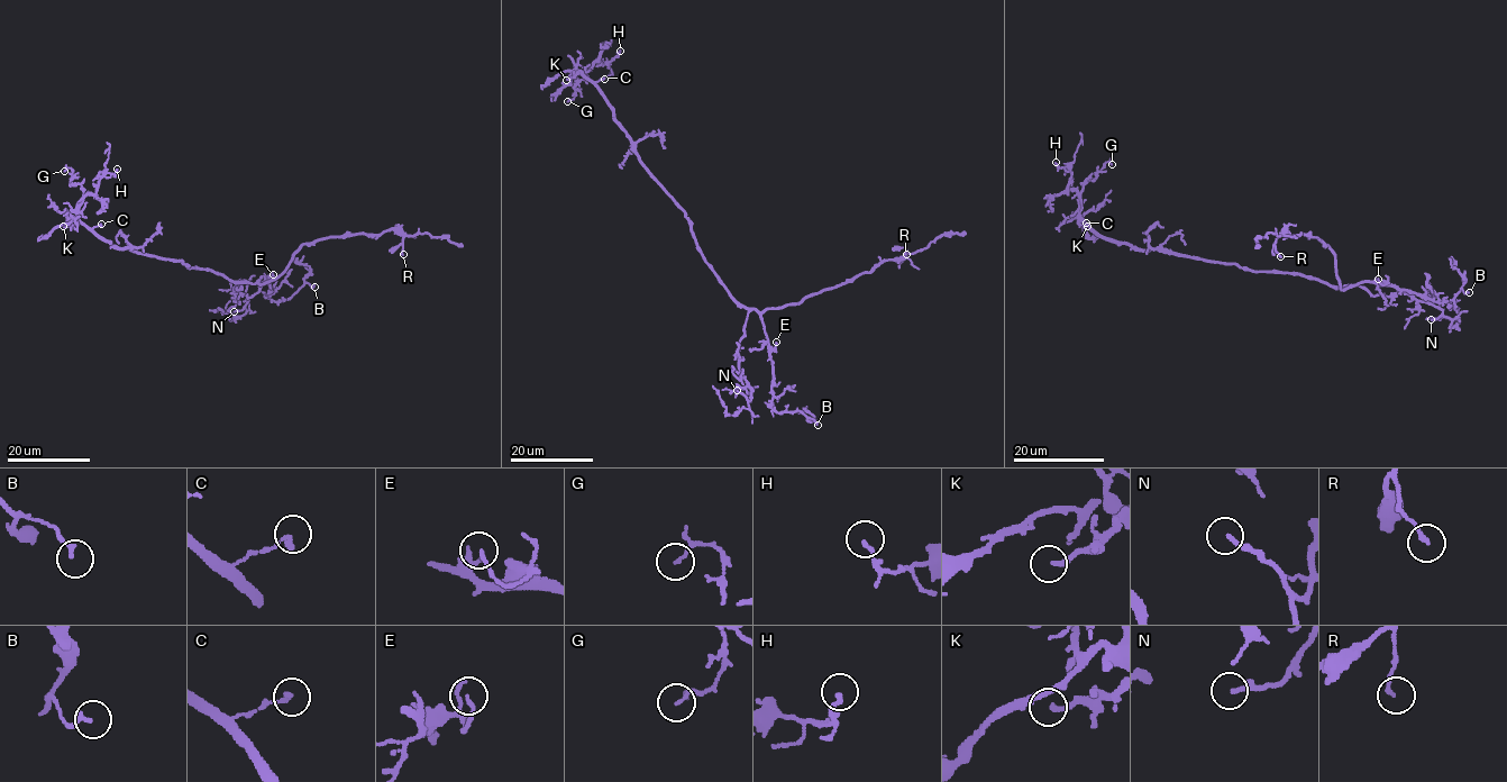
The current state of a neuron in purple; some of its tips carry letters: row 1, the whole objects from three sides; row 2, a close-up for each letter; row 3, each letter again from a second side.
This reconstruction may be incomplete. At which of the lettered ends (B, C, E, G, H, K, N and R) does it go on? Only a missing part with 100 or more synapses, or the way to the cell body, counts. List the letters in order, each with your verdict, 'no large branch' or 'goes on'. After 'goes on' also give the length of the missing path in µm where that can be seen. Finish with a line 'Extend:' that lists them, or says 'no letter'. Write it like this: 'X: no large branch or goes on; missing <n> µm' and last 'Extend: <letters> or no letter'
B: no large branch
C: no large branch
E: no large branch
G: no large branch
H: no large branch
K: no large branch
N: no large branch
R: no large branch
Extend: no letter

